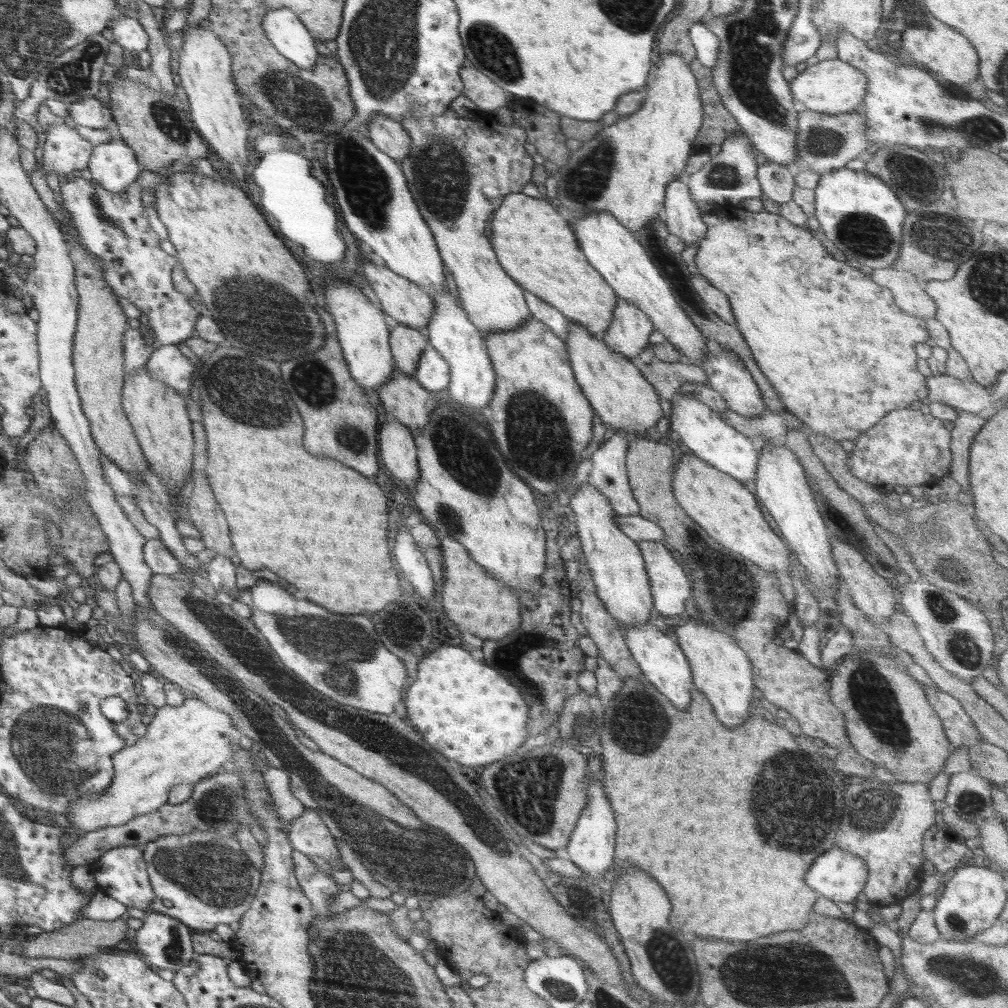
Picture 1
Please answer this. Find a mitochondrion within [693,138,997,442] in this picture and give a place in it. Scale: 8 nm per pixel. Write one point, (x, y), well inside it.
(937, 233)

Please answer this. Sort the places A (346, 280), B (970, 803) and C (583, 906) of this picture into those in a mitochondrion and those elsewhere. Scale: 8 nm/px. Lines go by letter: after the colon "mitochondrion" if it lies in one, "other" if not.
A: other
B: mitochondrion
C: mitochondrion

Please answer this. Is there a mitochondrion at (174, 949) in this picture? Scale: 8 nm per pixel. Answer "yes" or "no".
yes

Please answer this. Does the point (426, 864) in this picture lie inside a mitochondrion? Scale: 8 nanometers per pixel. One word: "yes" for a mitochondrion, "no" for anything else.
yes

